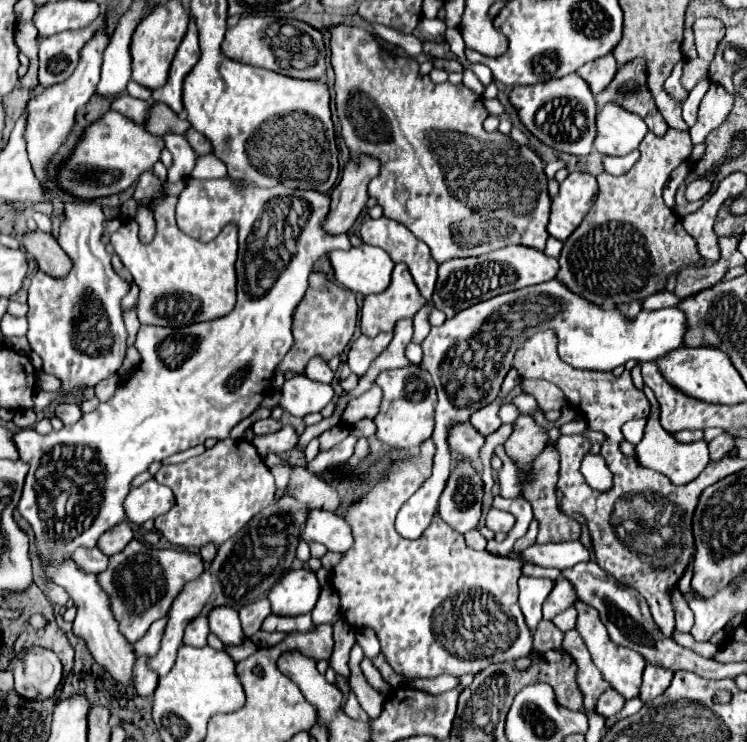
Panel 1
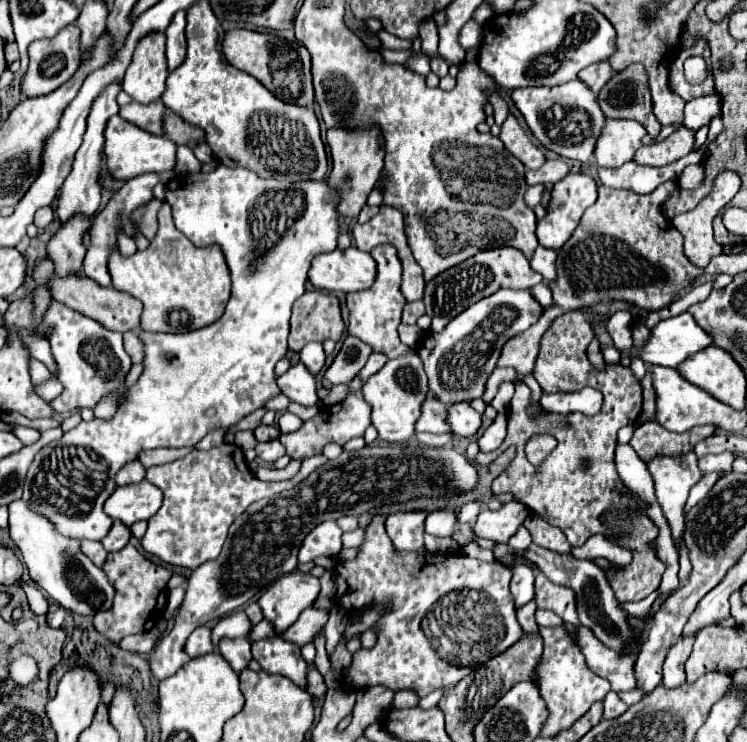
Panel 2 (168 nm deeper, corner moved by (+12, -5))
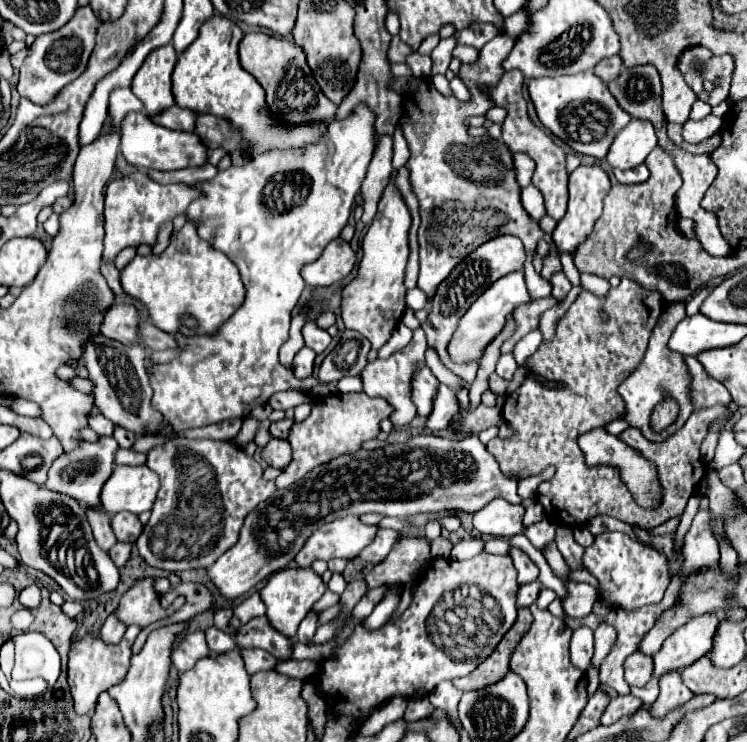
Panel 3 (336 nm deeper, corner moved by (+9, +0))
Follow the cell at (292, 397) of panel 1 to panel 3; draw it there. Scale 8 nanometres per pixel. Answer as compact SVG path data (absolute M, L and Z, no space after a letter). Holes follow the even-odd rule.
M303 347L293 359L293 375L295 375L295 379L303 381L303 379L311 377L313 361L315 361L315 351L311 351L309 347Z

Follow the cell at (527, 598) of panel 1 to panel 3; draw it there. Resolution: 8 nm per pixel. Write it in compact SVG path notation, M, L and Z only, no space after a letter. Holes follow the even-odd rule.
M511 547L511 551L509 551L509 555L511 555L511 559L513 559L513 563L515 563L515 569L517 569L517 581L519 581L519 585L525 585L525 583L533 583L533 581L537 581L537 575L539 575L539 569L537 569L537 565L521 551L521 549L515 549L515 547Z

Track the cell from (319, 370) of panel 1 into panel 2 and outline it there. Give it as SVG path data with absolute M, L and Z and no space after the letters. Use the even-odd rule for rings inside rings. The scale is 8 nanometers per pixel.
M316 342L306 344L306 346L300 350L300 360L308 366L308 370L310 370L312 374L318 374L318 372L322 370L322 366L324 366L324 360L326 360L326 354L324 354L322 344L316 344Z

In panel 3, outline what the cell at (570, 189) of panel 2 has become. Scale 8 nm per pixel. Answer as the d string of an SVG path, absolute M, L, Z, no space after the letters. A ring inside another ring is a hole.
M581 165L569 175L569 205L567 205L567 213L557 223L557 227L553 231L553 243L555 243L559 253L563 253L563 251L573 253L575 247L589 235L595 219L599 219L599 215L603 211L603 197L607 195L609 187L611 187L609 177L599 165L591 165L591 167Z

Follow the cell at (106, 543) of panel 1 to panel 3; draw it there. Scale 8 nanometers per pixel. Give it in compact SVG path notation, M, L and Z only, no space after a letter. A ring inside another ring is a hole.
M115 513L111 517L111 527L121 543L135 543L143 531L143 525L135 513Z

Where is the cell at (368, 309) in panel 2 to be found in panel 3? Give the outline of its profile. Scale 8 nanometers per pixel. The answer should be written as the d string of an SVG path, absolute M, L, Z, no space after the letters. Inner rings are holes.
M391 177L391 183L387 185L387 191L383 193L383 199L379 201L379 209L377 209L377 215L363 239L363 259L359 263L359 271L357 271L357 277L343 289L343 305L341 305L341 317L343 317L343 323L347 329L353 329L353 331L359 331L361 335L365 335L373 349L379 351L387 341L389 337L393 335L395 327L399 325L401 321L401 315L405 311L405 285L403 285L403 275L405 275L405 265L407 265L407 255L409 255L409 247L407 247L407 231L409 231L409 225L411 225L411 217L409 217L409 211L403 203L403 199L399 197L399 193L395 191L393 187L393 177Z

